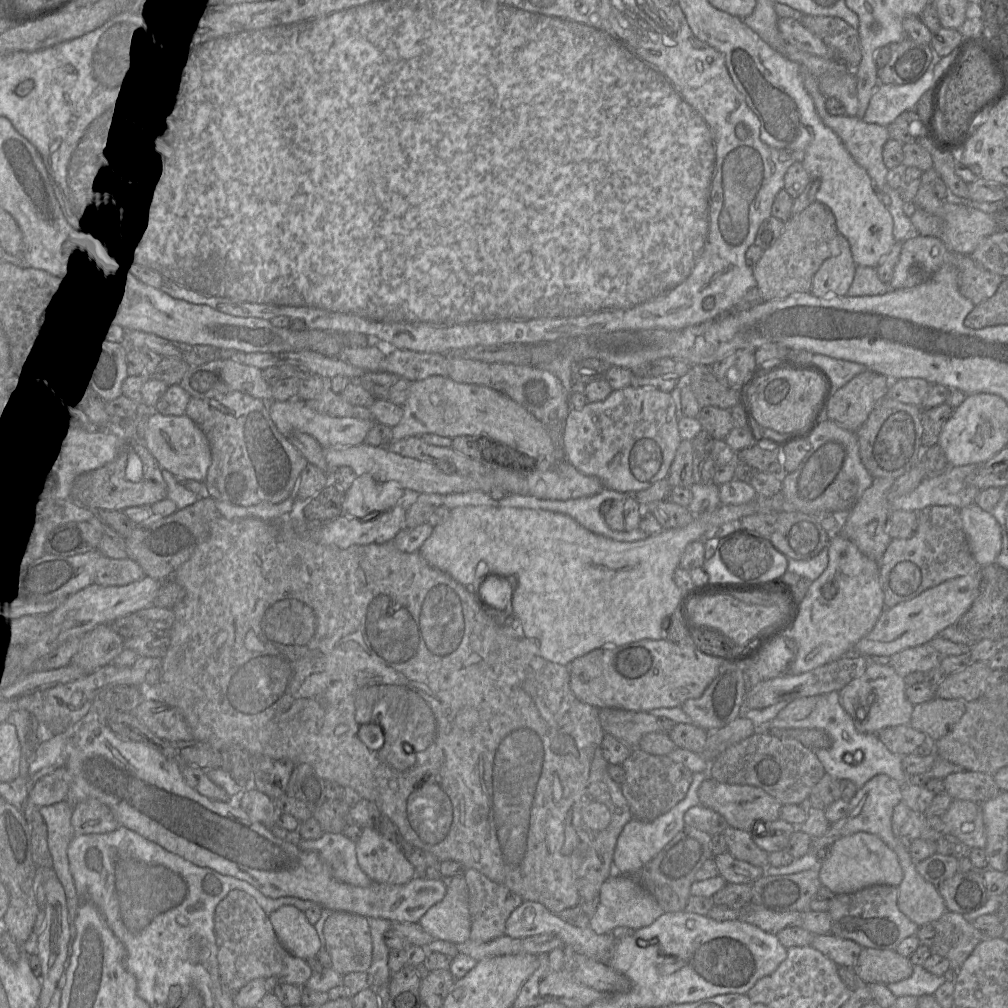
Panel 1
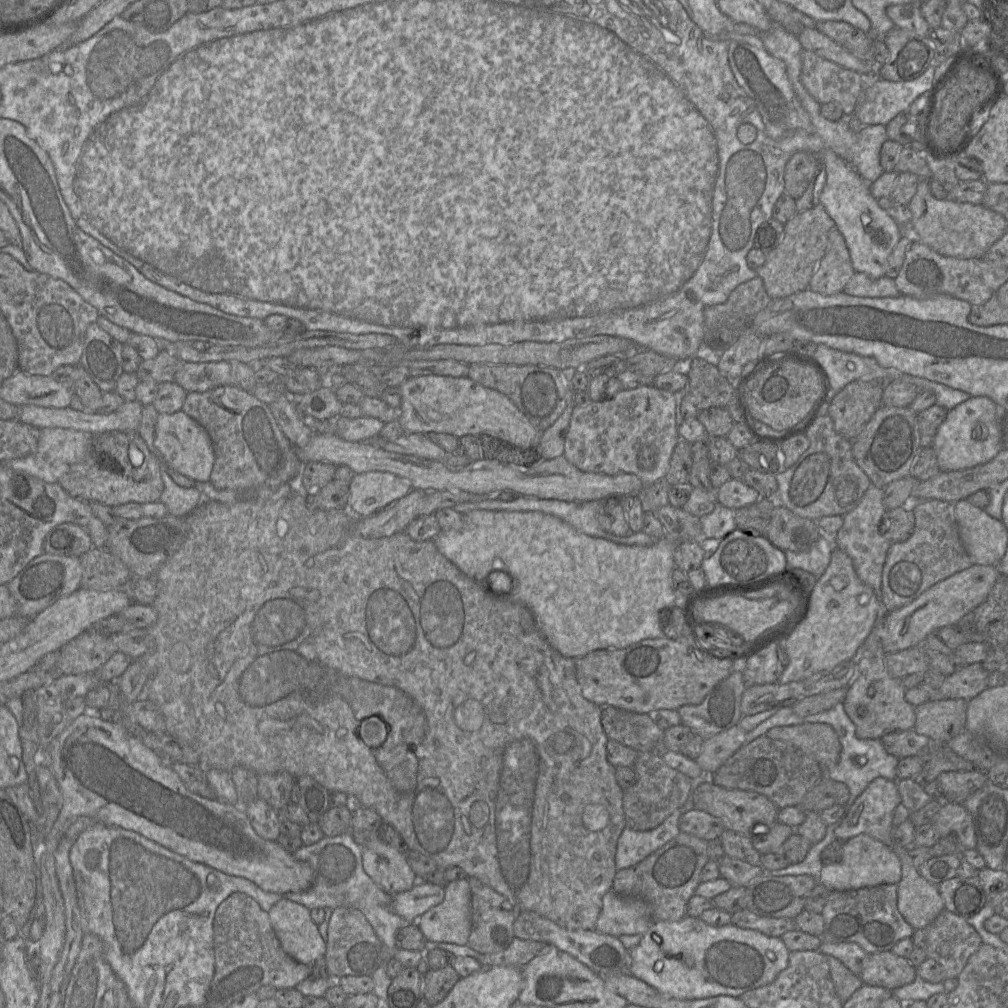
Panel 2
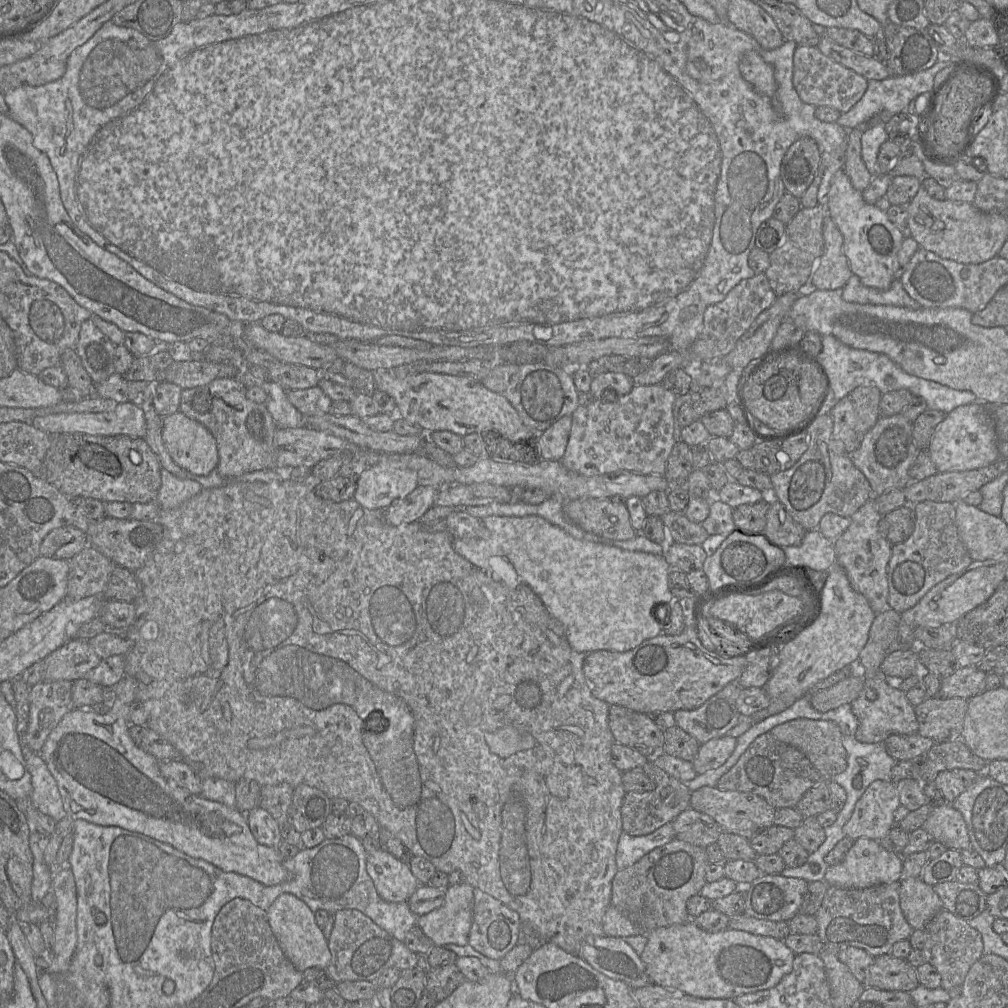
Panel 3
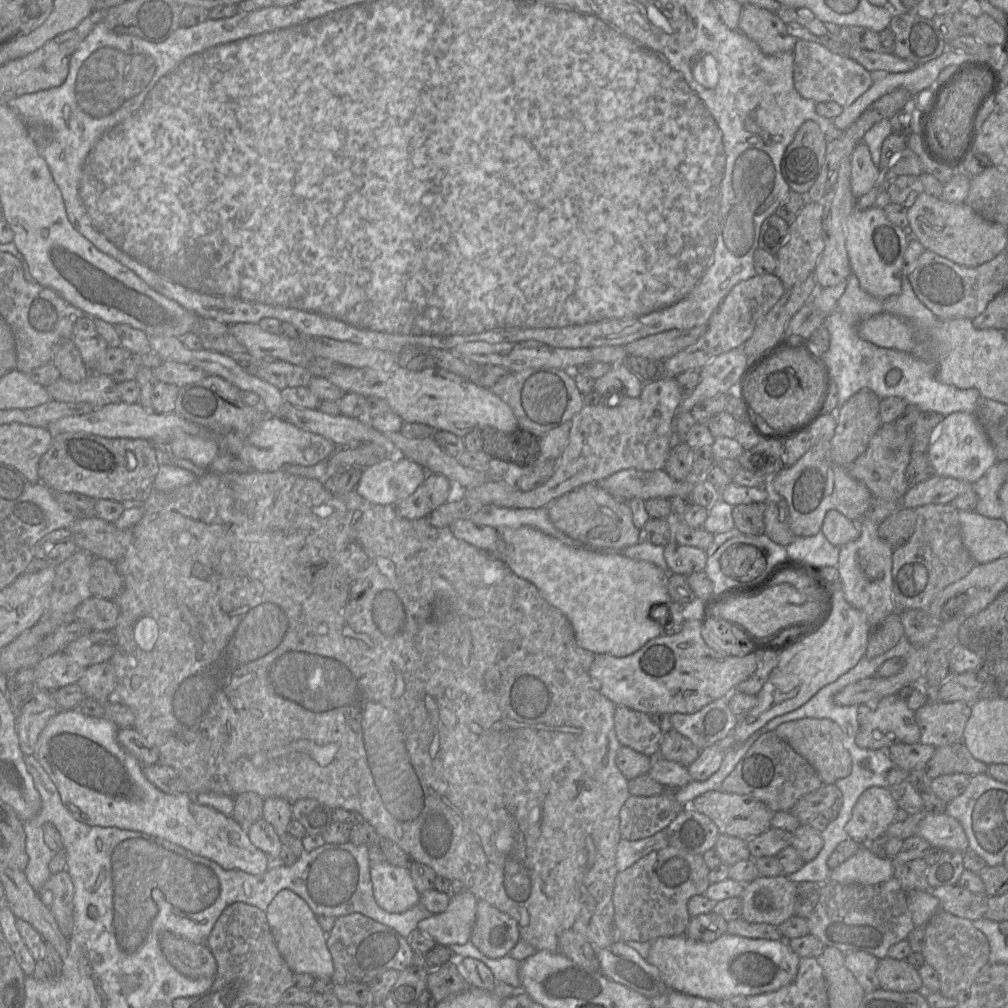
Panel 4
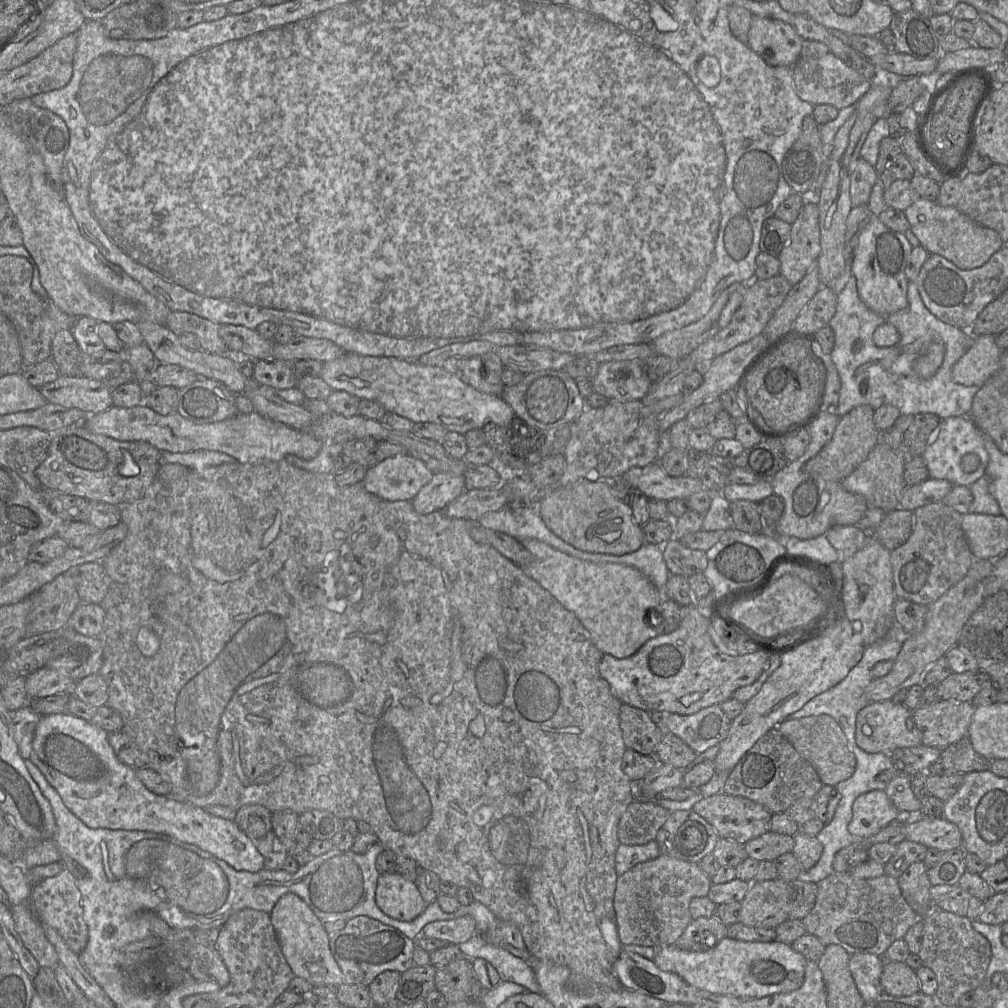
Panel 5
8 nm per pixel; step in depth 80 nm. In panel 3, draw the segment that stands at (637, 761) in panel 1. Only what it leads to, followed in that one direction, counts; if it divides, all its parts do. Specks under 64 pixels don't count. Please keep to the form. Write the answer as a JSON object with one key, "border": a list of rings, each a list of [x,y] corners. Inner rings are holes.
{"border":[[[649,759],[642,769],[654,782],[655,789],[646,792],[626,793],[621,806],[623,830],[631,836],[647,835],[672,822],[680,813],[690,808],[691,791],[686,783],[667,774]]]}

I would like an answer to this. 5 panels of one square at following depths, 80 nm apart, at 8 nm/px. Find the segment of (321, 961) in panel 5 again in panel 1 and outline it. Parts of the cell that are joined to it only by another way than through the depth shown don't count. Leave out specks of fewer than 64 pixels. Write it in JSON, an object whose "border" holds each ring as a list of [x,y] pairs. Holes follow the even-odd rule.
{"border":[[[283,905],[269,915],[269,920],[280,943],[292,955],[307,960],[320,951],[315,927],[297,907]]]}

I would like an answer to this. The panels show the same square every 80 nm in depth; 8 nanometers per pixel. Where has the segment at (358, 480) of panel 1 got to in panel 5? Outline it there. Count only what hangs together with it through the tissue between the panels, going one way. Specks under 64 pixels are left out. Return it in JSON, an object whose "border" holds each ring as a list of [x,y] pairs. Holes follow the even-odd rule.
{"border":[[[405,453],[369,467],[362,484],[383,500],[412,501],[433,474],[423,461]]]}

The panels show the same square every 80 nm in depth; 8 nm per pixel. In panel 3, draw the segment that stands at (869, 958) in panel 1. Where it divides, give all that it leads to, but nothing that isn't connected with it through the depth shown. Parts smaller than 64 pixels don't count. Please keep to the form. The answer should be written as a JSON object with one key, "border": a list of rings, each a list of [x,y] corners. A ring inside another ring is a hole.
{"border":[[[884,954],[874,958],[868,972],[868,986],[882,990],[910,992],[920,985],[917,968],[907,959]]]}

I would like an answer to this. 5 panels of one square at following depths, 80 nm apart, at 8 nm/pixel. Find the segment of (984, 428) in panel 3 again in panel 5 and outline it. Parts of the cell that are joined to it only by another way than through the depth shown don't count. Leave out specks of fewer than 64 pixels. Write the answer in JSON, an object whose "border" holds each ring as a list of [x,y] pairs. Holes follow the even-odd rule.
{"border":[[[969,416],[942,420],[936,435],[922,457],[927,465],[929,478],[947,480],[953,486],[970,487],[986,475],[989,455],[984,444],[984,435]]]}

